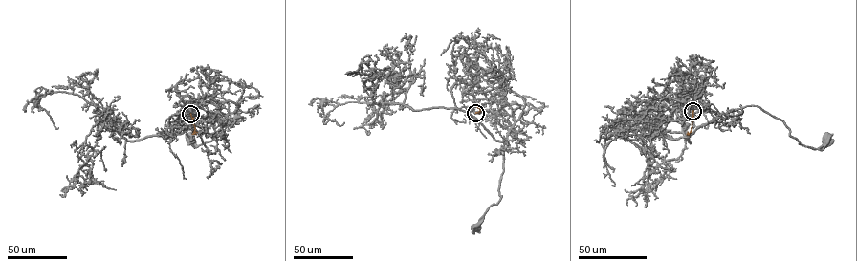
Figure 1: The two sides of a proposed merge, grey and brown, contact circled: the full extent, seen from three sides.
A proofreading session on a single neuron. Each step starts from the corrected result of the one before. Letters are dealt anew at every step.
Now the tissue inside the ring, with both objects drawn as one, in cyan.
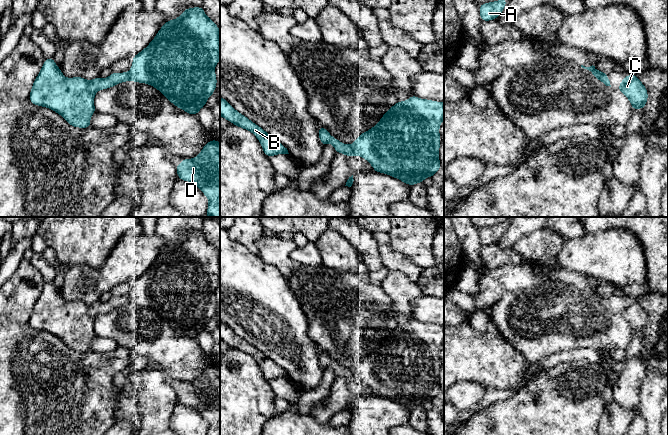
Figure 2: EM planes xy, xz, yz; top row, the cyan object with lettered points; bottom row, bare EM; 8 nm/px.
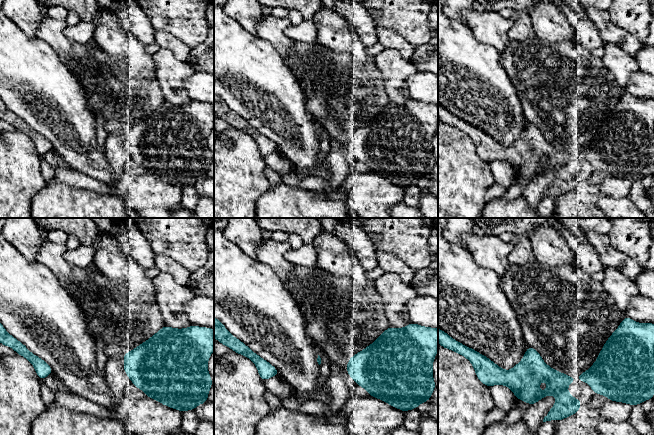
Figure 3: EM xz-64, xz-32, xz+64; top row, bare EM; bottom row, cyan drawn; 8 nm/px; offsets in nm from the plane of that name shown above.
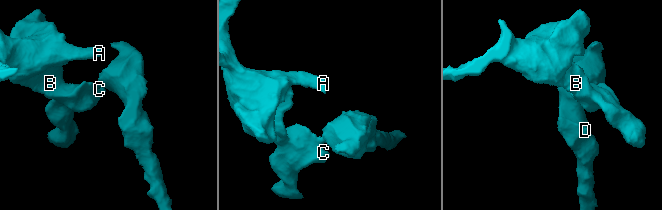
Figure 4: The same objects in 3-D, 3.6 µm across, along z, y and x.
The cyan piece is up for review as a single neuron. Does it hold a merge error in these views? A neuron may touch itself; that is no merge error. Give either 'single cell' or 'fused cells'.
fused cells

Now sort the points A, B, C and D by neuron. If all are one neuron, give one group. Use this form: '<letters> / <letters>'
A B C / D

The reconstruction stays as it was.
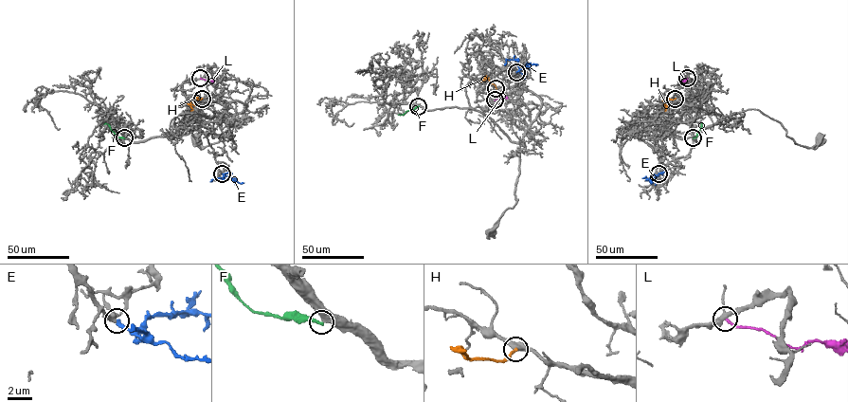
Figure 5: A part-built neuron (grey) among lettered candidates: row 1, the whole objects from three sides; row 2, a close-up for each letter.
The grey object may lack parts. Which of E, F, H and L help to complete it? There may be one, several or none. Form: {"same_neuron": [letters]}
{"same_neuron": ["E", "H"]}

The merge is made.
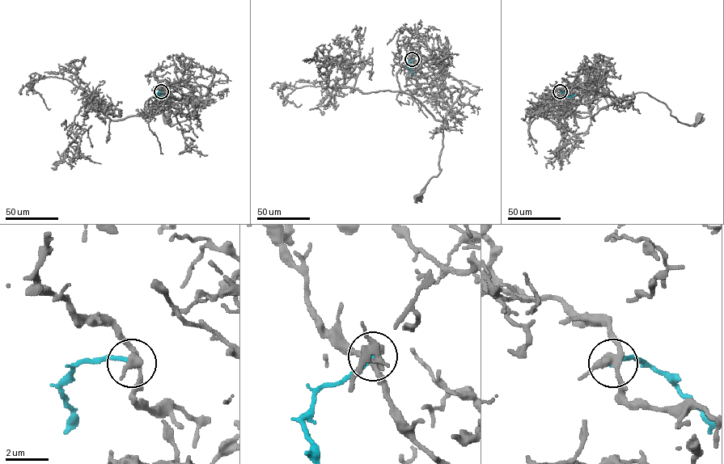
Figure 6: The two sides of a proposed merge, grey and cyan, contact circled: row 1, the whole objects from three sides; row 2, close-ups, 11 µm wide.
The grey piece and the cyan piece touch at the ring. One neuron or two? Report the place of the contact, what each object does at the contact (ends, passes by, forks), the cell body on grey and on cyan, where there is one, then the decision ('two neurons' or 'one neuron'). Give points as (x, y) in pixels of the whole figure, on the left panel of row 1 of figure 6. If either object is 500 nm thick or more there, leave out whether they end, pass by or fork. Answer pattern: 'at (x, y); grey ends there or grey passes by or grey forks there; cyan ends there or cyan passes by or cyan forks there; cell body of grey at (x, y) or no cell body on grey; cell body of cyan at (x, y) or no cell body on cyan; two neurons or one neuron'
at (161, 91); grey forks there; cyan ends there; cell body of grey at (166, 116); no cell body on cyan; two neurons

